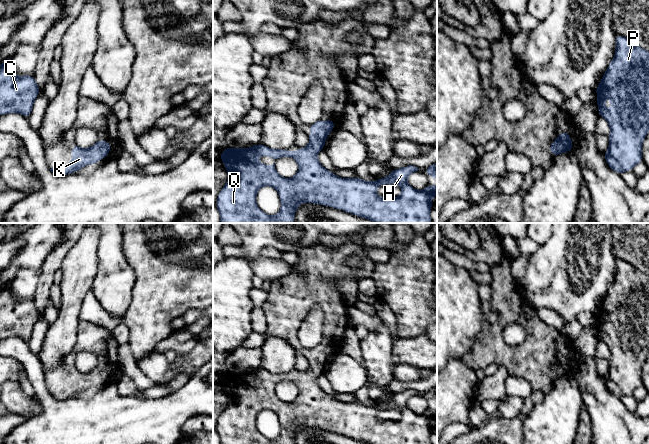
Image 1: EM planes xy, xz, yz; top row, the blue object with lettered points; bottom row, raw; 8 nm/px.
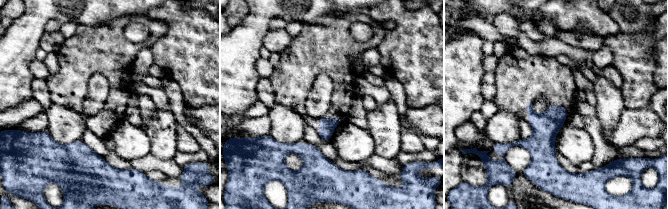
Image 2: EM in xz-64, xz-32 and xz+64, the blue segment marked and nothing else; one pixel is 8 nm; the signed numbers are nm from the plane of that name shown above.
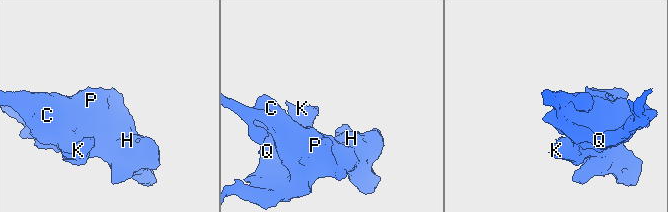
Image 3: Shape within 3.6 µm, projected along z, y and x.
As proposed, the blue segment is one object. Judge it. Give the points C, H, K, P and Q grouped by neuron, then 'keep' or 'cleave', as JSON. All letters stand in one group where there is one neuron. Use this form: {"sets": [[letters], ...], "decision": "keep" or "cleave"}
{"sets": [["C", "H", "K", "P", "Q"]], "decision": "keep"}

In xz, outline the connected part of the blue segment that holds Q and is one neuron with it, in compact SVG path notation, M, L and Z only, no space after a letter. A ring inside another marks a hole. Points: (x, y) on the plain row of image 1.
M320 343L310 348L309 370L300 371L298 375L272 373L261 367L250 372L223 373L219 384L226 391L228 404L219 416L215 428L220 437L220 444L294 444L295 435L300 431L301 426L333 431L369 444L431 444L432 421L437 418L437 410L427 409L422 415L411 411L406 403L411 397L419 394L415 390L392 393L387 401L376 402L374 406L367 406L357 400L350 403L338 401L324 392L316 379L324 373L325 364L335 350L332 343L326 346ZM256 378L272 381L275 386L281 381L291 381L298 387L299 394L293 402L284 402L276 395L275 386L271 390L260 388ZM386 408L400 409L402 418L399 421L378 422L377 410ZM263 410L274 411L279 417L281 433L274 440L263 437L256 428L256 419Z

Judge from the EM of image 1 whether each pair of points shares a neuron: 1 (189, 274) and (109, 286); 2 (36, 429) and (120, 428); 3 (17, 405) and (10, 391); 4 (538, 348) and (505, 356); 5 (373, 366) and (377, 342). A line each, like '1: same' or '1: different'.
1: different
2: same
3: same
4: same
5: same

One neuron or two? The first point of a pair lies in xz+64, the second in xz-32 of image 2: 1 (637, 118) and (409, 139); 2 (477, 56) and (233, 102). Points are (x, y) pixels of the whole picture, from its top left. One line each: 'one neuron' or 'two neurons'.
1: two neurons
2: one neuron

